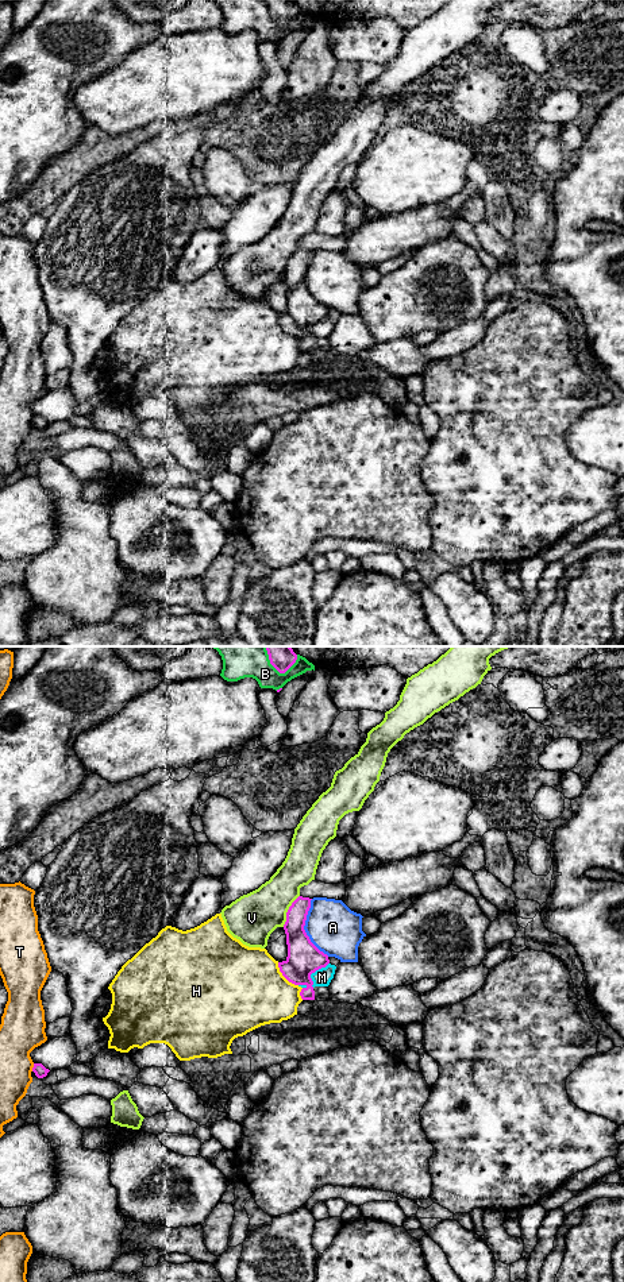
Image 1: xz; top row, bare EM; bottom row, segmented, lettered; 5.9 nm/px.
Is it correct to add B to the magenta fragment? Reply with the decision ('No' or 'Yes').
No

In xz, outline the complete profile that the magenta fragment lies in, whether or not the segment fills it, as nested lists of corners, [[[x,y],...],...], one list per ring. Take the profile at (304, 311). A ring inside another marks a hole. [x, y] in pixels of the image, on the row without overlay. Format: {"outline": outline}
{"outline": [[[298,248],[289,259],[284,277],[288,309],[278,314],[280,324],[289,335],[304,339],[300,344],[303,352],[315,352],[311,327],[330,316],[328,308],[311,294],[304,282],[311,252]]]}

